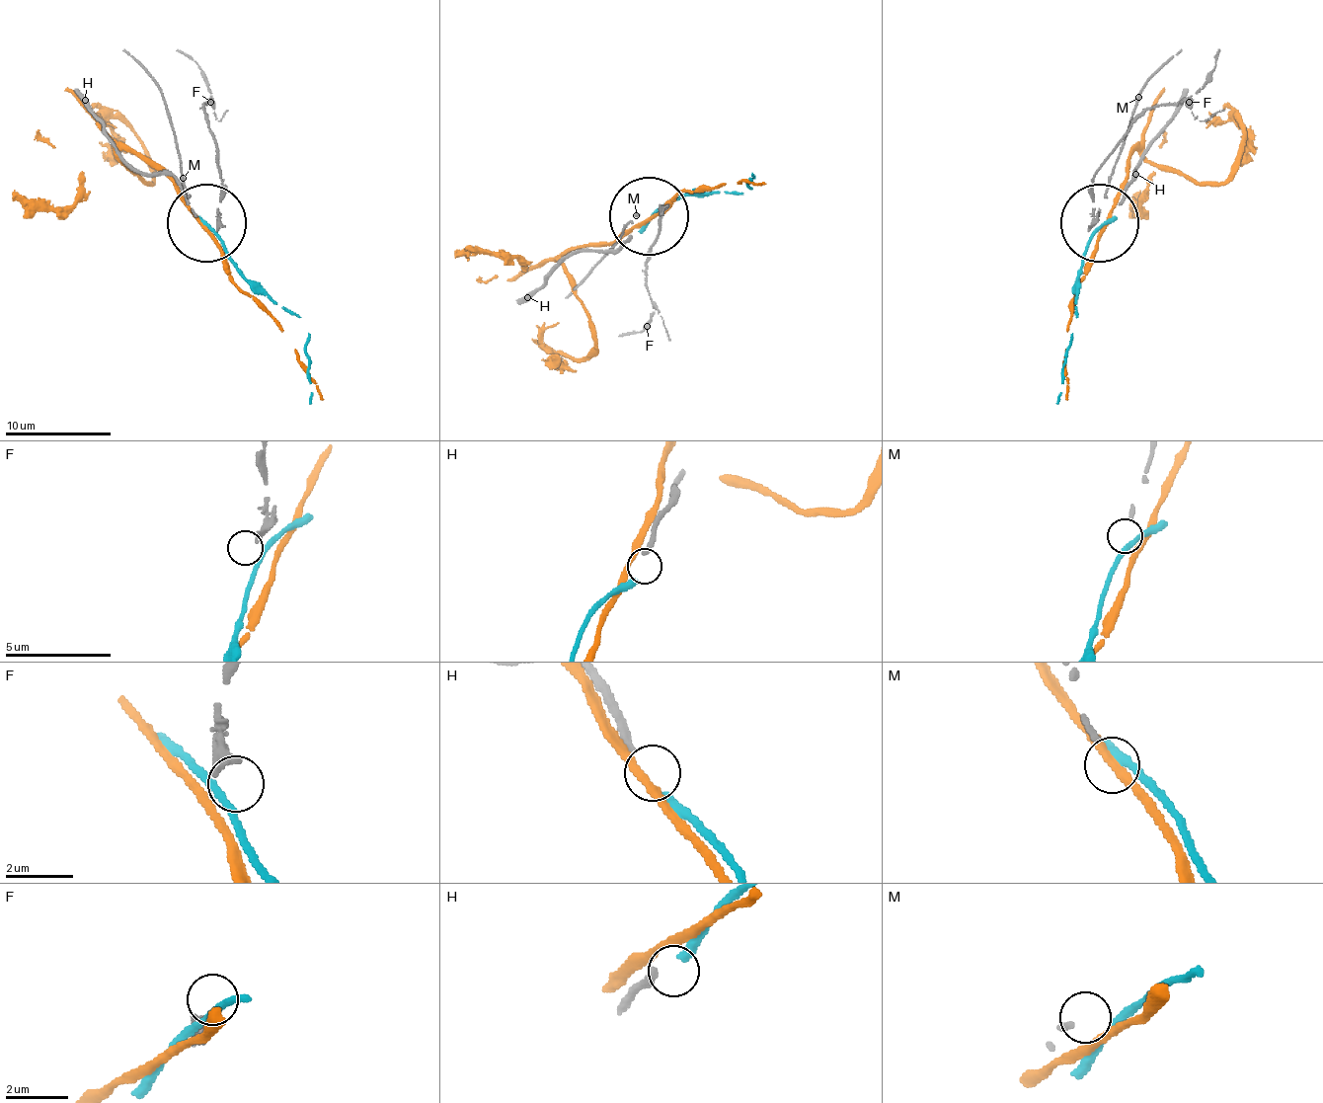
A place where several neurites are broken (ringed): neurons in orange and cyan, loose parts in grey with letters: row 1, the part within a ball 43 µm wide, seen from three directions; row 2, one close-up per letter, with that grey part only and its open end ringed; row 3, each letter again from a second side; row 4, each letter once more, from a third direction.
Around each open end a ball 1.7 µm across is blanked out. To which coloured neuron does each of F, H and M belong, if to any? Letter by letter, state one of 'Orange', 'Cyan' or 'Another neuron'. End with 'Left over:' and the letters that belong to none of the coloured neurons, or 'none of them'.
F: Another neuron
H: Cyan
M: Another neuron
Left over: F, M

